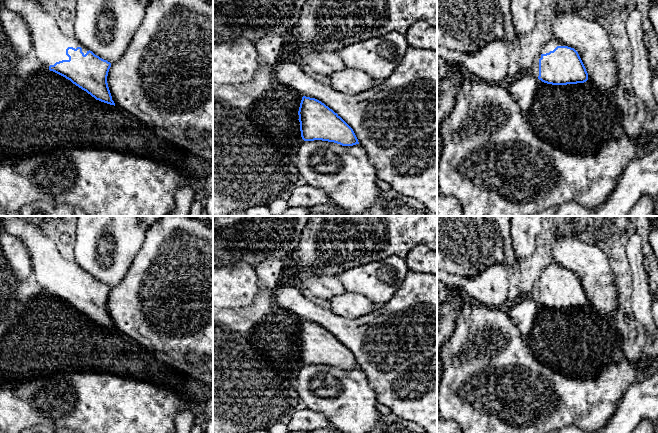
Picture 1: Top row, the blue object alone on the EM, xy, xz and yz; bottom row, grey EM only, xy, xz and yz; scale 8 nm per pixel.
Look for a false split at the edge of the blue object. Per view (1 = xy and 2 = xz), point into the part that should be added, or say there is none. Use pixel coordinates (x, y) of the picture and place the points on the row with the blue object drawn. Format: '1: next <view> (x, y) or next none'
1: next xy (50, 43)
2: next none

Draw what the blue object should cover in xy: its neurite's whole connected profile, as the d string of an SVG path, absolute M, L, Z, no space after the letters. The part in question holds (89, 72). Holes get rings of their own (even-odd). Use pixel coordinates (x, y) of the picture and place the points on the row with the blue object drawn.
M0 0L0 8L2 7L18 13L23 18L31 33L38 58L50 71L70 80L96 100L115 106L107 83L110 62L95 55L76 38L65 36L55 19L35 0Z

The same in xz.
M303 96L298 115L304 141L322 140L342 146L359 144L353 129L337 113L315 98Z

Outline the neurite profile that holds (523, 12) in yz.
M510 0L510 13L517 40L533 31L541 5L542 0Z

